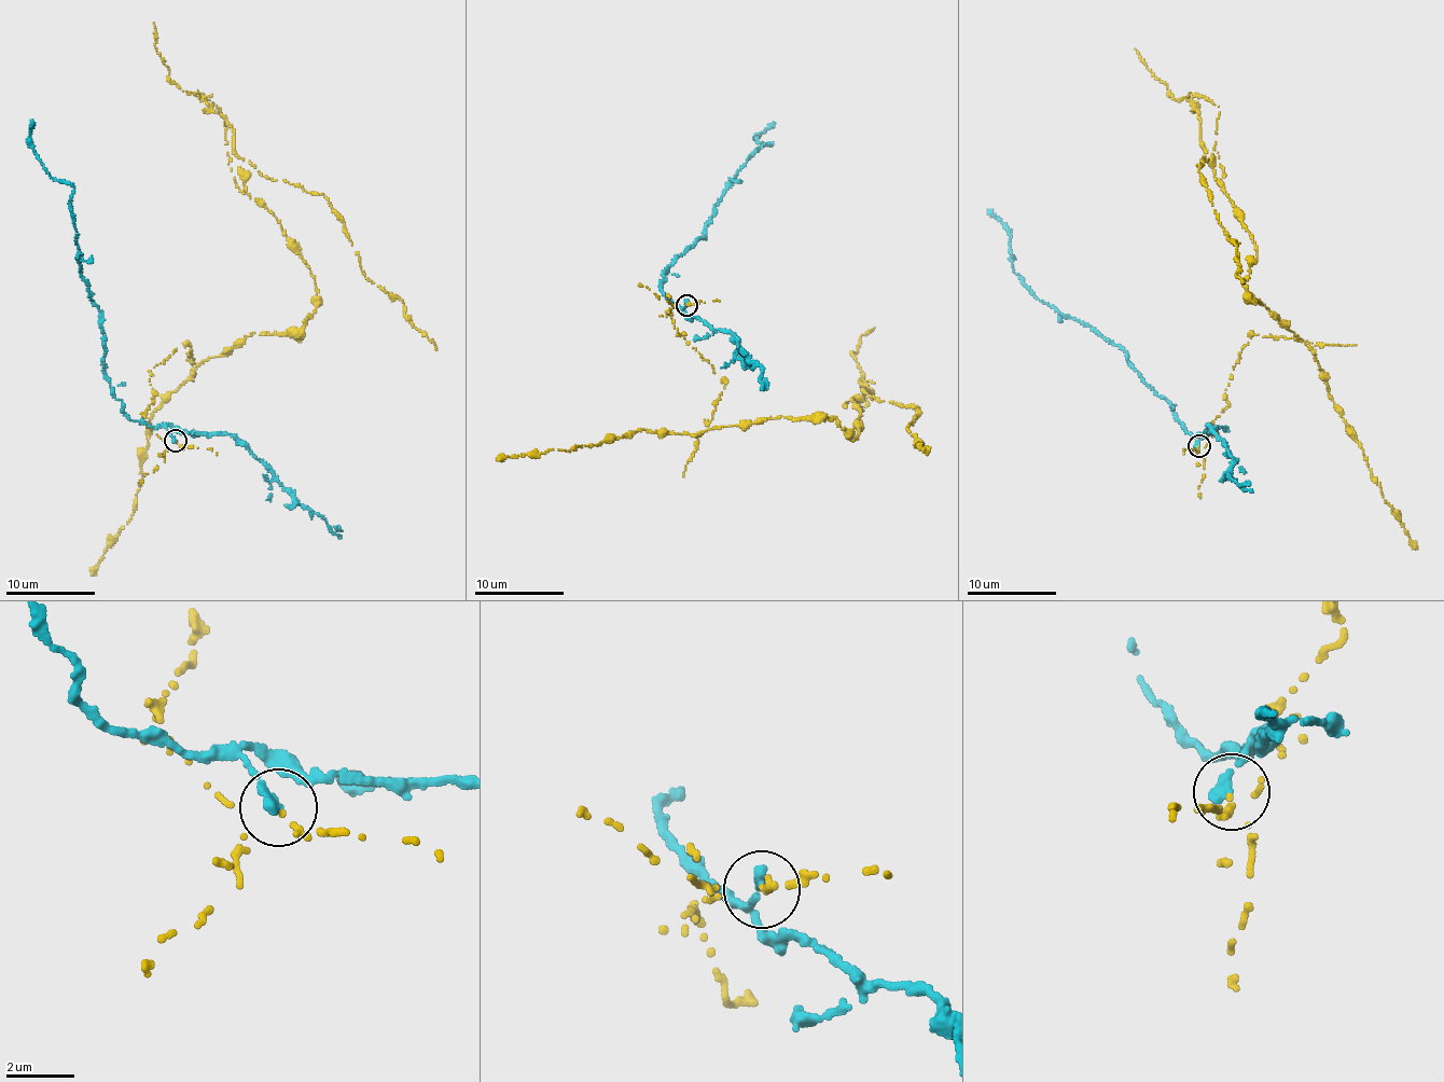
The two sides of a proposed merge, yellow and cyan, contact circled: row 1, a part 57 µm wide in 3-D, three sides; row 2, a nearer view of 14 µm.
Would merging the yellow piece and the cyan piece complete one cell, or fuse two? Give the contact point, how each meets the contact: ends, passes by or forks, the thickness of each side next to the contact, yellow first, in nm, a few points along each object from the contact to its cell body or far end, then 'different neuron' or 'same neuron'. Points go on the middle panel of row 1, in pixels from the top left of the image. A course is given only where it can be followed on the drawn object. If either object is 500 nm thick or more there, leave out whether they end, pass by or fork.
at (686, 305); yellow ends there; cyan ends there; 90 nm thick on the yellow side, 380 nm on the other; yellow runs (688, 304), (726, 384), (707, 429), (858, 439), (871, 397), (918, 408), (926, 454); cyan runs (685, 304), (663, 291), (663, 274), (702, 238), (725, 183), (771, 146), (755, 138), (775, 123); different neuron

